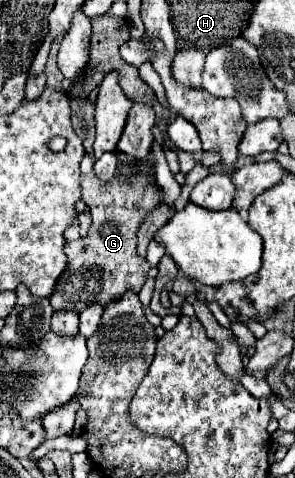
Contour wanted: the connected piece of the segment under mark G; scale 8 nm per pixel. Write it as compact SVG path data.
M84 155L80 163L80 183L82 183L82 201L88 205L92 215L90 231L84 239L64 245L68 257L68 269L56 281L56 293L50 295L54 311L84 311L92 303L108 307L110 301L120 299L126 291L140 293L140 287L148 279L150 263L138 255L136 235L146 217L160 205L160 189L152 183L148 173L138 175L120 175L110 181L100 181L94 173L94 161Z

